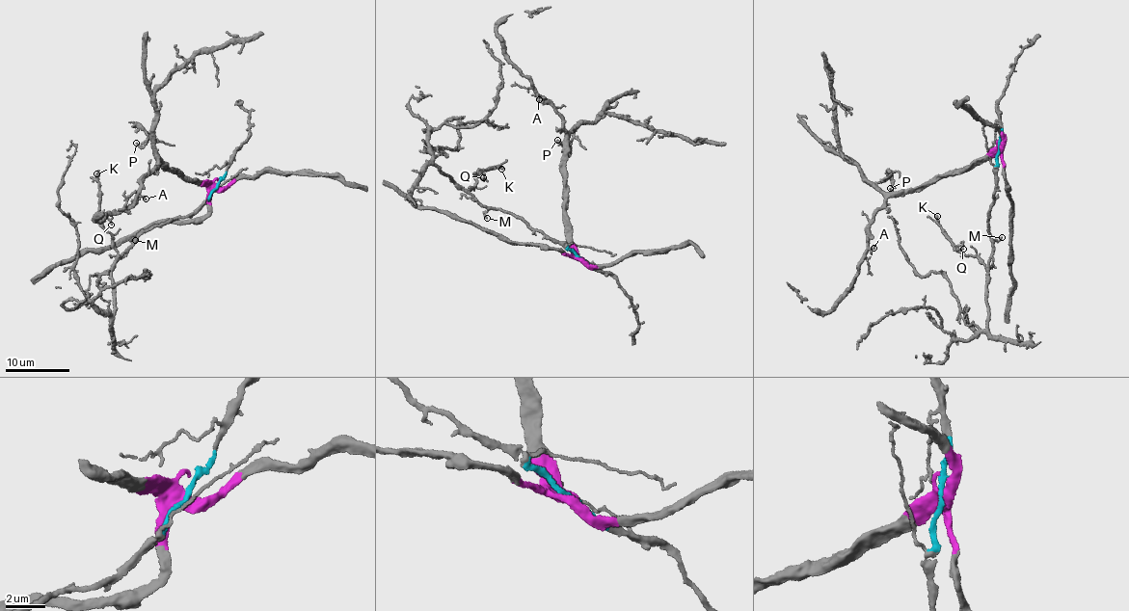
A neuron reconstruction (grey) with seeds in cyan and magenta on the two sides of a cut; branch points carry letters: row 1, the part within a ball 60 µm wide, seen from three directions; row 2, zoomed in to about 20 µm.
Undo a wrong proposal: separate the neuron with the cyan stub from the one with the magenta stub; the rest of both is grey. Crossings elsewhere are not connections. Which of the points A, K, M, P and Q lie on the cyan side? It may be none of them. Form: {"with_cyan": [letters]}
{"with_cyan": ["K", "M", "Q"]}

